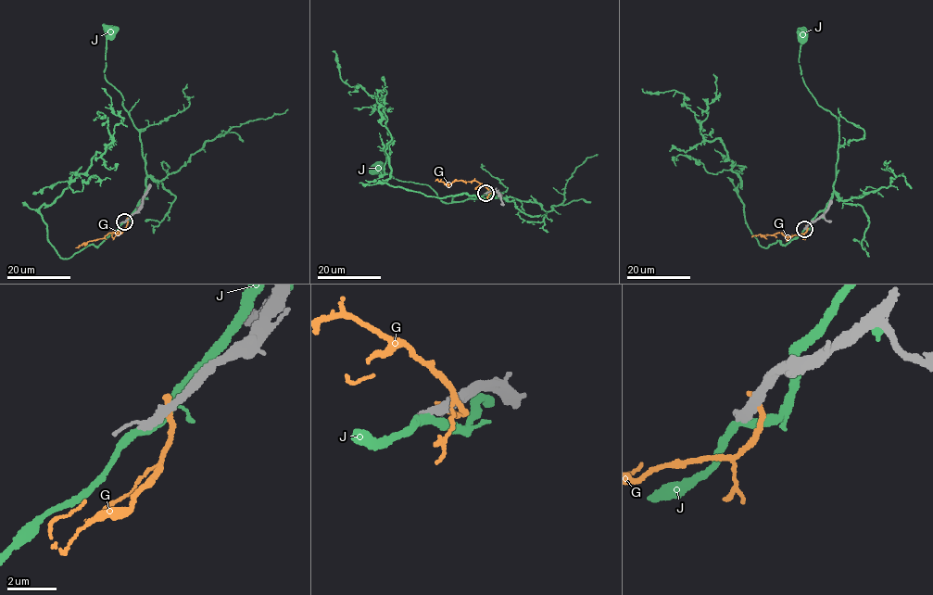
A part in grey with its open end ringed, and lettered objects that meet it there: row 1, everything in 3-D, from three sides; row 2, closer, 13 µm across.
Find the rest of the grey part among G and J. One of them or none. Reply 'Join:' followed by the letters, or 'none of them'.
Join: none of them

